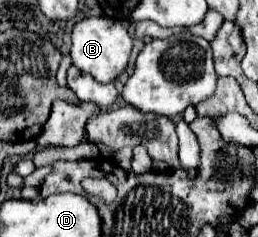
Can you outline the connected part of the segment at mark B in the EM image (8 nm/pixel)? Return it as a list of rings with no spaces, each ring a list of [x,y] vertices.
[[[85,17],[71,31],[71,63],[99,83],[113,83],[129,63],[133,39],[127,27],[111,17]]]

